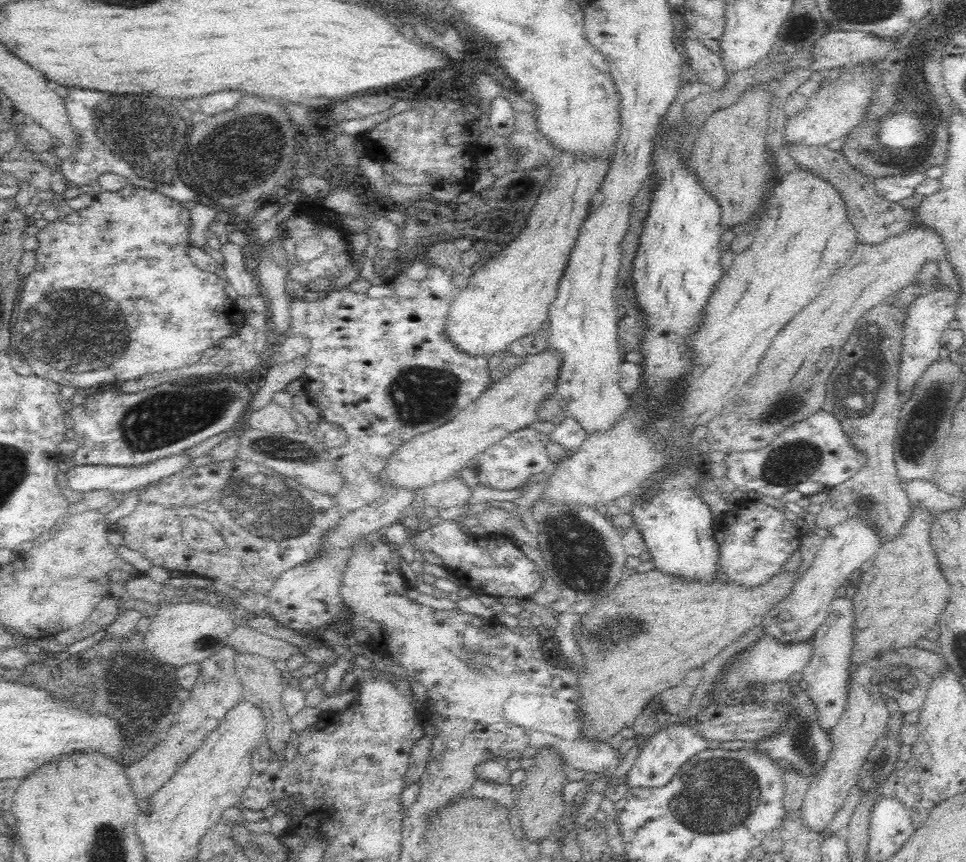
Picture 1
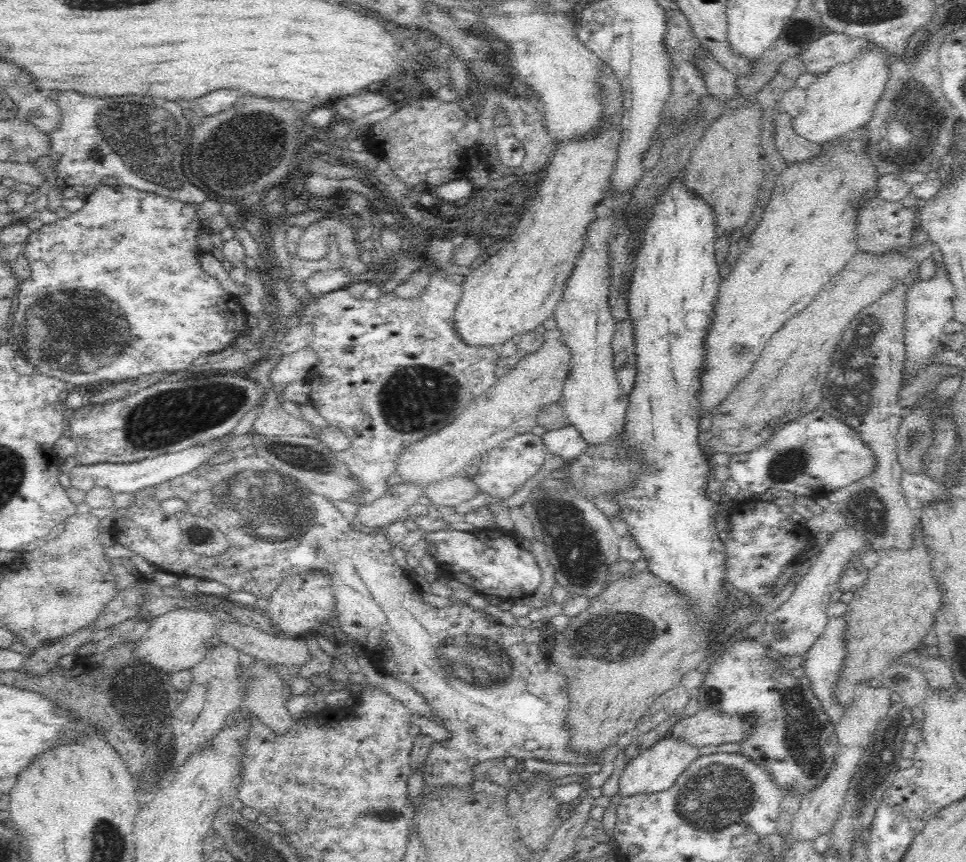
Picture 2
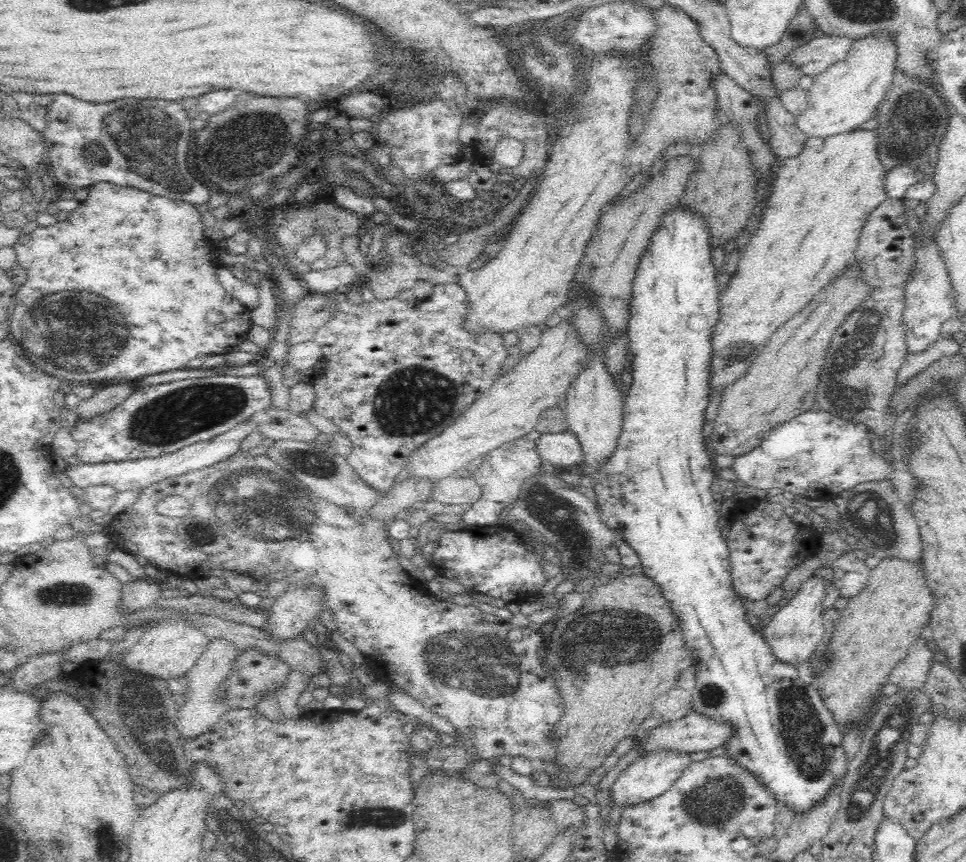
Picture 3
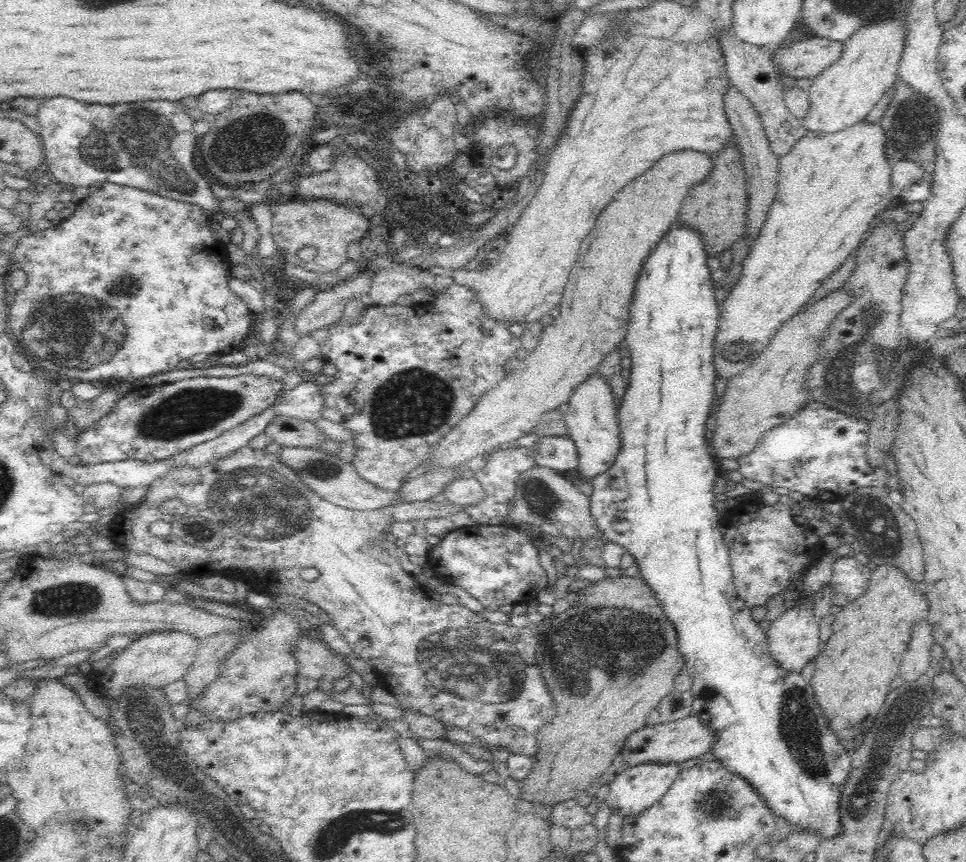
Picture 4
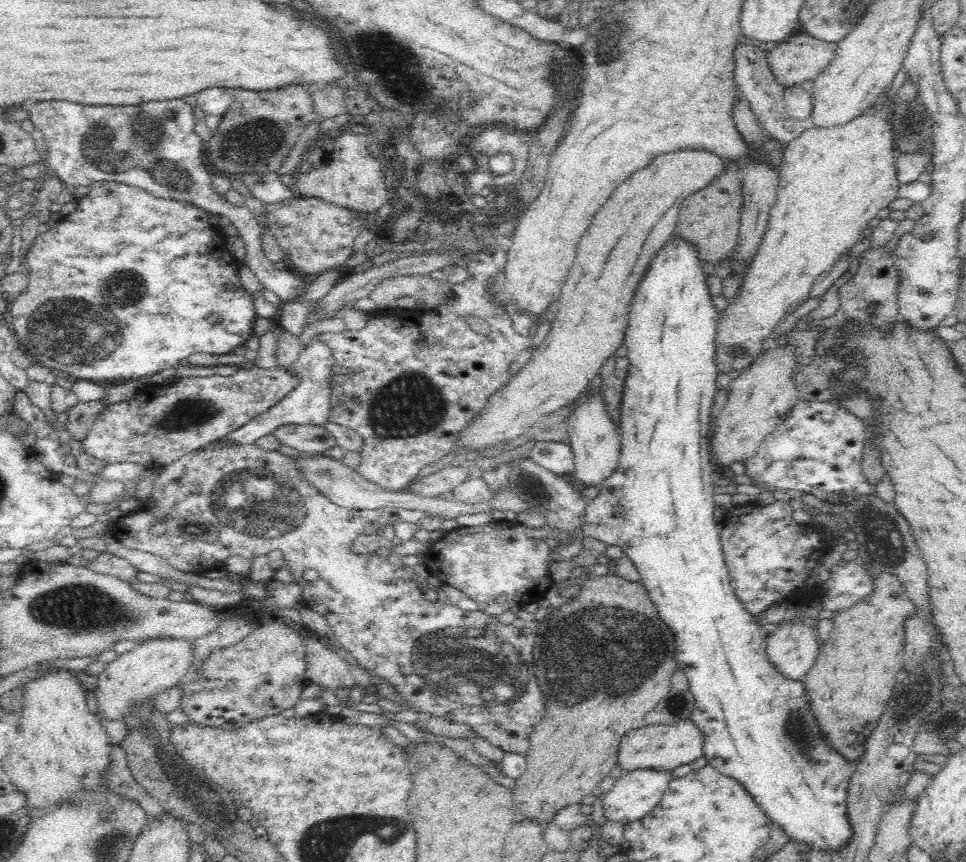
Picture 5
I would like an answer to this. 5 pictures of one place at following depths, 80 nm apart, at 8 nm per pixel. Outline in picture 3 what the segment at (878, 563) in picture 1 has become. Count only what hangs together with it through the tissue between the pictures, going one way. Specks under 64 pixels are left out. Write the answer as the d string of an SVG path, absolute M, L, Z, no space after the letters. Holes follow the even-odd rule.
M896 556L884 558L871 570L868 582L860 594L849 598L847 605L840 610L840 618L833 626L832 637L827 645L830 657L828 668L822 672L820 680L816 681L820 694L828 710L834 714L834 721L839 729L849 723L858 723L862 731L867 730L865 725L871 721L879 708L878 690L886 685L891 671L905 660L911 644L923 634L924 626L930 620L932 608L934 608L934 596L926 586L922 564L910 564Z

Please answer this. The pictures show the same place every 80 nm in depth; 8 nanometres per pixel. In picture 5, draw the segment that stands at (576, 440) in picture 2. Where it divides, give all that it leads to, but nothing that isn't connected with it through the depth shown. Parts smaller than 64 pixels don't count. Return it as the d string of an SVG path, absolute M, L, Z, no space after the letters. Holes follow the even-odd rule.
M535 440L528 451L528 458L535 464L560 476L575 469L574 453L566 440Z

